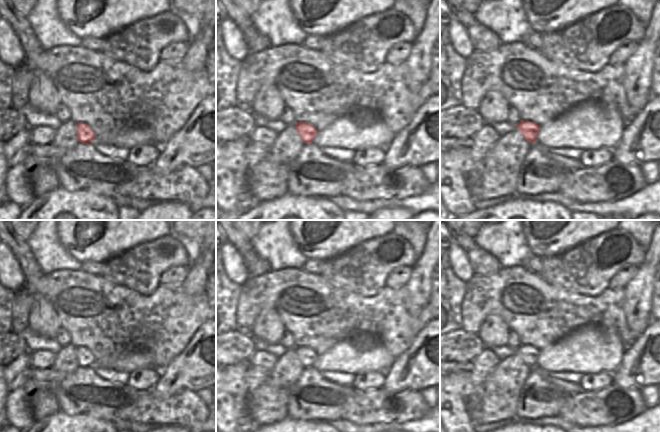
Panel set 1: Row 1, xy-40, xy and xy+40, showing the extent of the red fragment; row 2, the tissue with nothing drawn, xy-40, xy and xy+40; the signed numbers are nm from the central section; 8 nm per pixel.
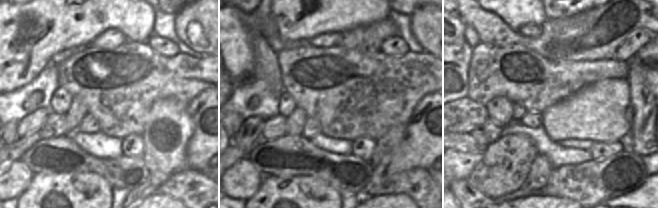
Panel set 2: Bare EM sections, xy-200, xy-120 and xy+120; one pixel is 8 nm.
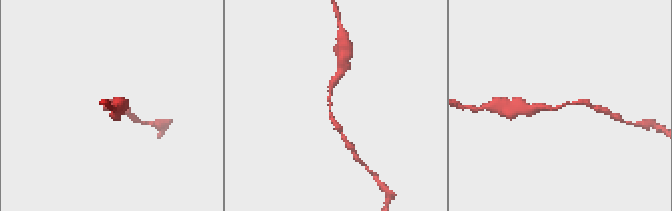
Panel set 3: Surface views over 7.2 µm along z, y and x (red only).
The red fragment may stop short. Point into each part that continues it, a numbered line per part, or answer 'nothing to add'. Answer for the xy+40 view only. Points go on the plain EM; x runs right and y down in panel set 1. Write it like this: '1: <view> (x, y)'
nothing to add

